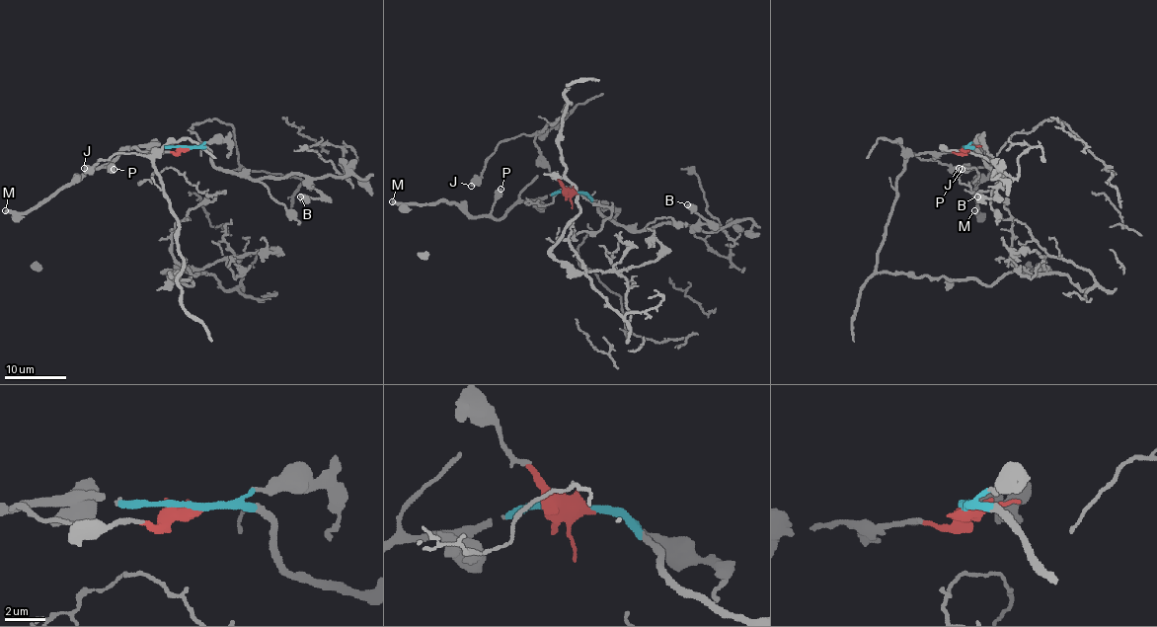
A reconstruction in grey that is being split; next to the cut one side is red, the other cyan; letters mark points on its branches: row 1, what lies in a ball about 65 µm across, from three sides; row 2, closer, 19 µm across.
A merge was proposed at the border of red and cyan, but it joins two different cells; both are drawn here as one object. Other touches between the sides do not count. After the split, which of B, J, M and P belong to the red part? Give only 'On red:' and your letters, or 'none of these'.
On red: J

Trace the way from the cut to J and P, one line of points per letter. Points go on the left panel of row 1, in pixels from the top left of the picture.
J: (186, 147), (176, 153), (114, 153), (108, 160), (83, 167)
P: (186, 147), (159, 144), (126, 147), (104, 167), (114, 169)

